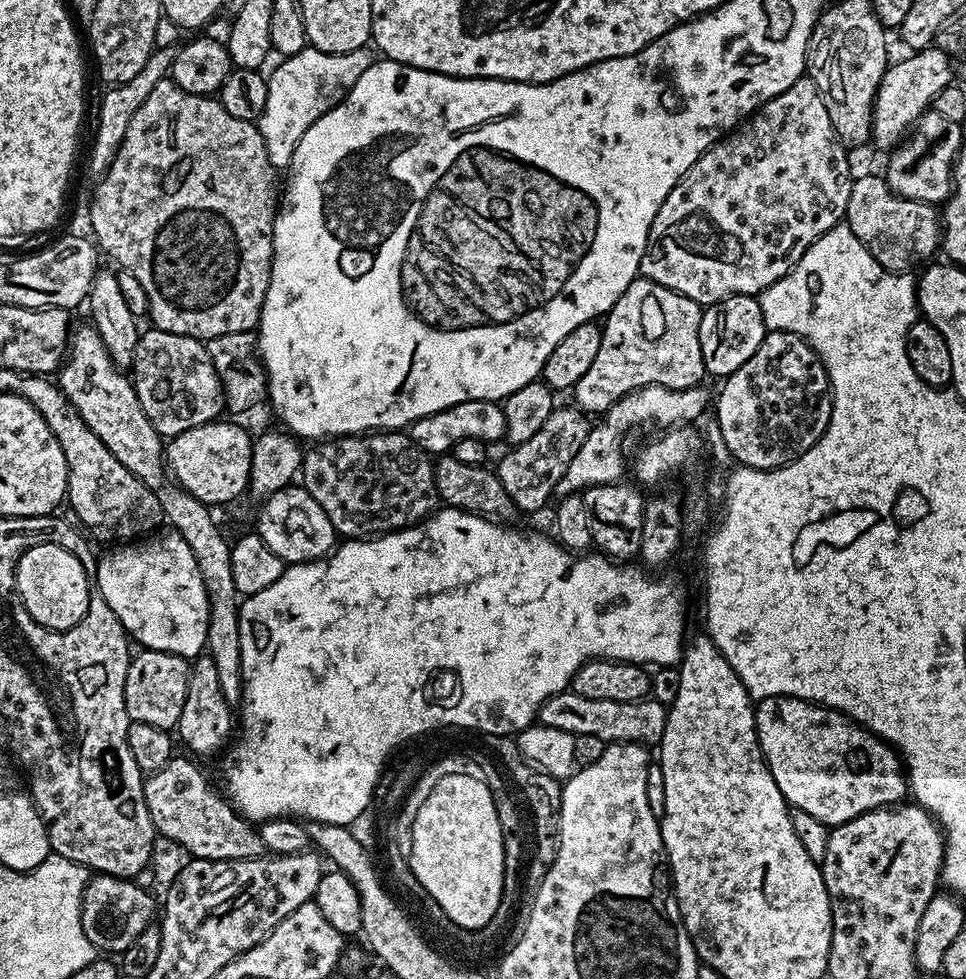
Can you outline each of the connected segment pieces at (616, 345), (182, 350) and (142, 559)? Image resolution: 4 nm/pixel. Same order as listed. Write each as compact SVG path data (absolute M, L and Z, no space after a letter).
M633 280L632 285L622 294L622 298L618 298L616 305L606 313L600 333L598 358L594 358L590 370L586 370L582 378L578 378L574 389L575 407L585 414L603 414L610 406L617 404L627 392L636 388L645 388L651 384L667 388L697 387L703 381L700 379L705 379L706 376L698 338L701 311L701 305L666 286L654 283L653 280Z
M145 329L132 355L132 381L138 400L160 436L172 439L194 426L219 419L224 407L224 388L208 354L207 345L192 336Z
M128 542L109 547L112 549L108 552L108 558L97 559L94 572L95 575L102 576L102 582L98 588L99 595L104 596L108 605L116 609L116 617L119 620L127 621L131 635L136 641L147 645L151 651L169 652L185 658L195 658L201 655L206 648L209 608L206 586L203 585L197 562L191 558L185 559L184 576L176 572L173 576L162 577L160 588L164 591L164 600L156 600L156 568L152 565L156 560L156 554L152 550L131 554L132 547L133 545Z

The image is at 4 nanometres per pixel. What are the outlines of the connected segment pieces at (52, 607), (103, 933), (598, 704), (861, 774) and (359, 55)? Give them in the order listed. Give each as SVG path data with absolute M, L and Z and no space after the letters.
M56 543L29 545L16 564L16 590L27 612L46 629L62 632L77 625L88 613L92 595L88 570L68 548Z
M96 874L85 884L84 899L80 902L80 917L82 930L93 949L100 951L101 948L104 951L101 953L104 954L124 952L126 946L130 946L130 942L134 942L134 938L138 938L138 934L142 934L142 930L153 923L158 912L157 901L155 904L151 894L143 892L136 883L132 878Z
M565 690L554 694L540 708L539 723L548 728L572 732L575 736L593 736L609 744L659 745L666 730L668 708L651 698L638 702L609 702L607 698L582 698L582 694Z
M771 696L759 701L755 705L755 709L756 733L758 734L760 749L764 755L764 761L768 764L768 769L774 778L774 782L778 782L778 790L782 790L785 800L788 801L792 808L806 810L806 814L814 814L814 818L818 818L823 824L835 826L850 822L854 818L858 818L858 814L869 812L875 808L887 808L899 805L909 795L908 778L905 769L902 767L901 757L898 755L896 749L887 740L880 739L879 736L876 736L873 732L869 732L861 724L849 720L843 712L837 712L835 708L826 708L822 704L814 704L810 700L800 700L797 696Z
M309 46L303 48L298 54L283 57L279 63L280 65L273 72L267 73L266 110L259 118L258 127L266 142L266 154L270 154L270 162L276 169L284 170L291 165L294 150L298 146L302 134L306 134L306 130L310 130L310 126L323 112L328 112L333 106L339 104L344 99L344 95L352 89L354 82L358 82L358 78L362 78L362 74L366 74L368 67L374 63L374 52L371 47L365 46L358 50L350 50L346 54L330 54Z

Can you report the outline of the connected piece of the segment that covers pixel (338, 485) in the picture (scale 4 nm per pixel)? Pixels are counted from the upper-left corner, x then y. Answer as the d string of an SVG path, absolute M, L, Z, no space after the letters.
M372 430L358 436L338 436L313 443L309 448L303 453L302 486L326 510L326 518L330 518L341 537L371 538L397 528L410 528L427 520L441 503L429 453L423 452L403 431Z

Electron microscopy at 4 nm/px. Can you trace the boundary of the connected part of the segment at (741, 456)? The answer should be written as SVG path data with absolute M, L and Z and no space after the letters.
M765 331L758 350L754 350L754 354L750 354L750 358L721 384L724 385L720 388L720 397L714 400L714 418L720 427L728 456L745 468L768 472L771 468L781 468L794 462L806 454L806 450L810 450L818 438L822 438L830 422L832 393L828 386L828 375L820 355L806 341L798 338L798 334Z

